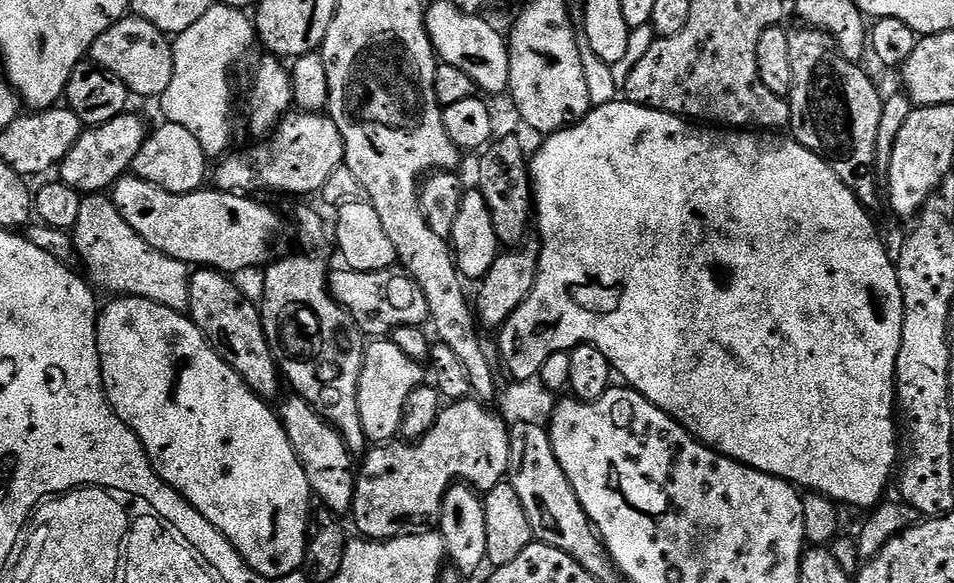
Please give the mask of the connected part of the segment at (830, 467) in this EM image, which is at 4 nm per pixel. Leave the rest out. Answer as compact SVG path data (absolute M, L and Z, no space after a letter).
M619 98L613 104L597 103L587 116L583 116L577 124L571 124L569 128L561 132L553 132L547 137L548 140L533 155L530 160L530 175L532 177L532 190L534 193L534 220L540 223L540 265L534 282L534 290L510 314L510 318L504 327L499 329L500 336L500 360L508 367L513 381L532 379L539 376L546 358L559 352L571 352L580 344L592 344L612 363L613 373L620 376L627 387L643 394L654 406L658 406L665 414L678 421L686 431L691 432L701 444L716 449L724 456L744 464L747 468L753 468L759 472L765 472L771 476L777 476L779 480L786 480L789 484L800 490L808 492L820 492L823 496L829 496L836 501L837 505L849 504L852 508L864 508L871 510L885 499L884 491L888 488L888 479L893 479L898 468L898 457L902 452L902 444L896 441L896 428L898 432L898 409L896 406L896 363L898 362L898 350L902 346L902 318L904 317L904 303L902 302L902 286L898 286L898 274L893 257L888 257L876 228L872 225L869 209L865 208L857 196L850 191L834 174L834 170L821 158L815 156L808 148L802 147L794 138L784 134L773 134L768 130L712 130L707 132L707 127L697 126L689 122L685 117L674 113L662 112L658 109L647 108L645 105L629 104L624 98Z

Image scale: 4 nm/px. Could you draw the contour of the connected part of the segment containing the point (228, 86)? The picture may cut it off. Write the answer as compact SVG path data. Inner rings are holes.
M213 6L190 26L190 30L181 32L175 37L172 45L172 61L174 70L170 78L170 86L166 86L162 97L164 109L162 116L168 121L172 116L234 116L234 106L232 106L232 80L228 75L232 72L232 67L240 60L244 48L254 44L254 24L247 11L239 8L225 8L223 6Z

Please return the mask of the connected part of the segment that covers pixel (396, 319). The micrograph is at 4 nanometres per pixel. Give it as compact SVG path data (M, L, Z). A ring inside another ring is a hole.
M340 266L337 272L336 269L329 271L328 292L351 314L352 321L368 338L384 338L396 328L418 328L429 323L426 294L422 294L422 286L418 286L409 272L399 266L369 272Z

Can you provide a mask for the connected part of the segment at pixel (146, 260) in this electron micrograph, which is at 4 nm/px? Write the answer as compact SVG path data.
M88 194L83 197L82 210L78 210L78 222L71 228L70 236L76 243L76 252L80 255L81 262L88 267L87 279L97 289L105 288L108 292L116 292L112 294L141 296L175 312L187 309L186 265L181 260L163 256L150 247L128 225L126 218L122 218L107 195Z

